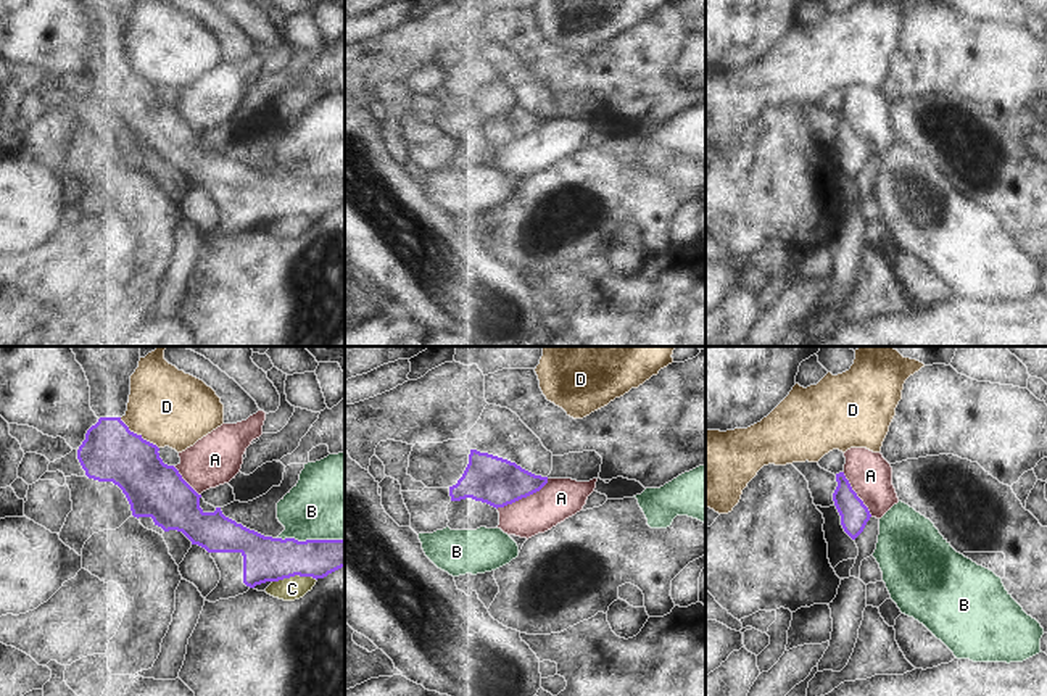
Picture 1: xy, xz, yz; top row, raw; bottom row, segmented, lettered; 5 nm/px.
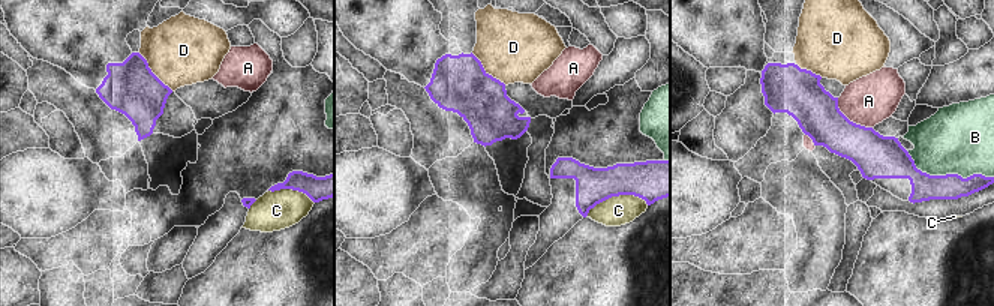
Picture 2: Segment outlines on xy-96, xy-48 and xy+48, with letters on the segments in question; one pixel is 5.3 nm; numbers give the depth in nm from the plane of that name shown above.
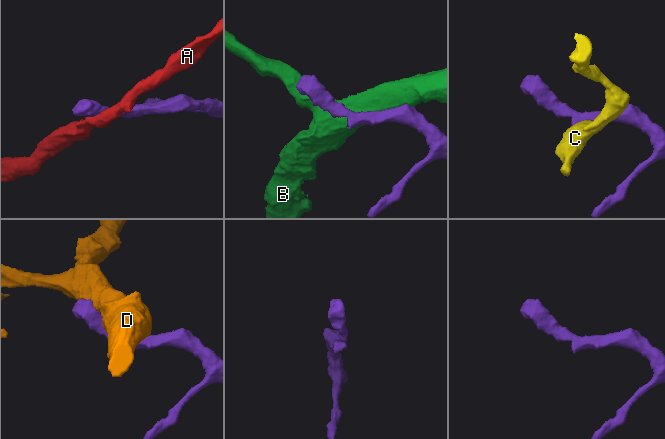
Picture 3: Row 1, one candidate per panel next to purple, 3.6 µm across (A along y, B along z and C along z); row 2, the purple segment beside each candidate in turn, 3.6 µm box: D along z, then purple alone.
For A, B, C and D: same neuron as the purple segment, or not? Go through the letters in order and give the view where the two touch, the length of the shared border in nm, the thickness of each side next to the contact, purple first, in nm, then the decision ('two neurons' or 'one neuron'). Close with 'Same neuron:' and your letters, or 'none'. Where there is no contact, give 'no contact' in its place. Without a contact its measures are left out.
A: xz | 300 nm | 240/200 nm | two neurons
B: xy | 340 nm | 220/420 nm | two neurons
C: xy | 220 nm | 220/120 nm | two neurons
D: xy | 260 nm | 280/380 nm | two neurons
Same neuron: none

